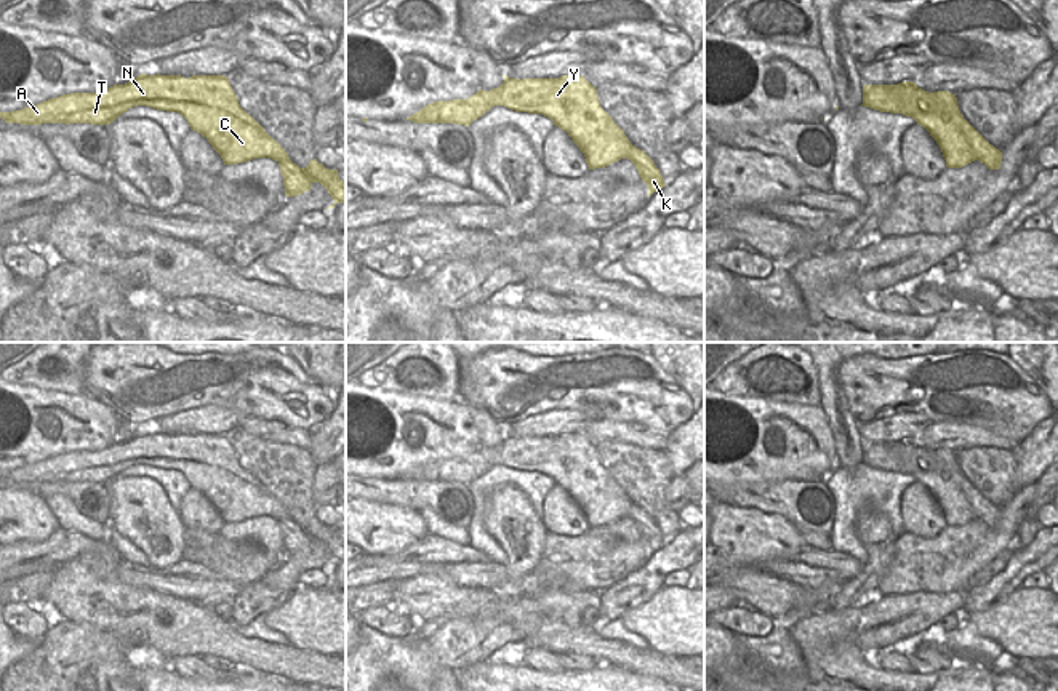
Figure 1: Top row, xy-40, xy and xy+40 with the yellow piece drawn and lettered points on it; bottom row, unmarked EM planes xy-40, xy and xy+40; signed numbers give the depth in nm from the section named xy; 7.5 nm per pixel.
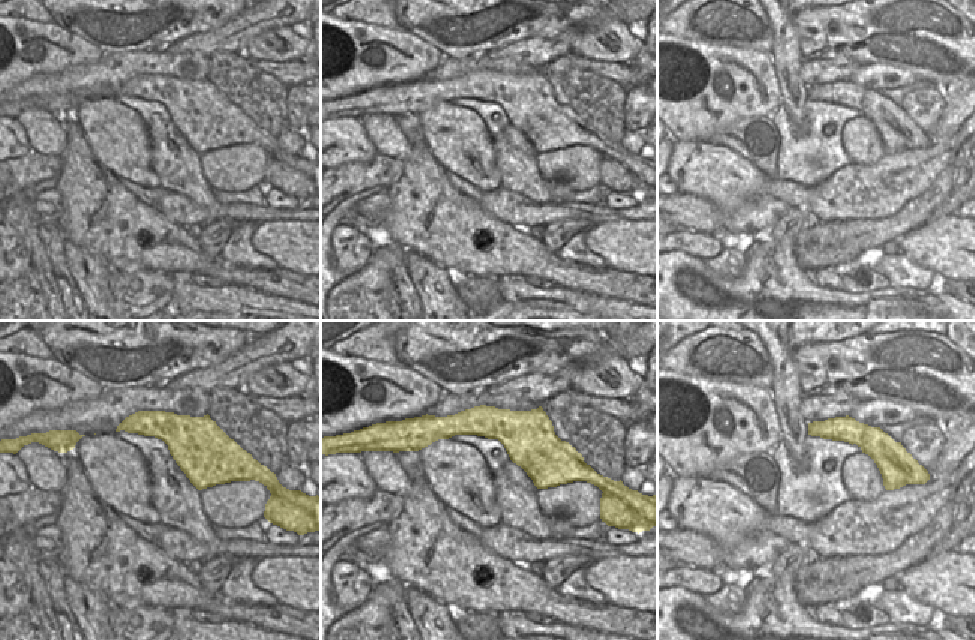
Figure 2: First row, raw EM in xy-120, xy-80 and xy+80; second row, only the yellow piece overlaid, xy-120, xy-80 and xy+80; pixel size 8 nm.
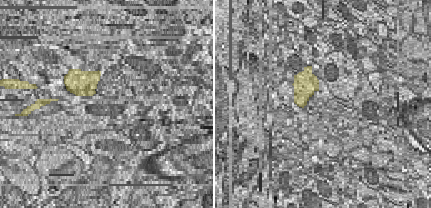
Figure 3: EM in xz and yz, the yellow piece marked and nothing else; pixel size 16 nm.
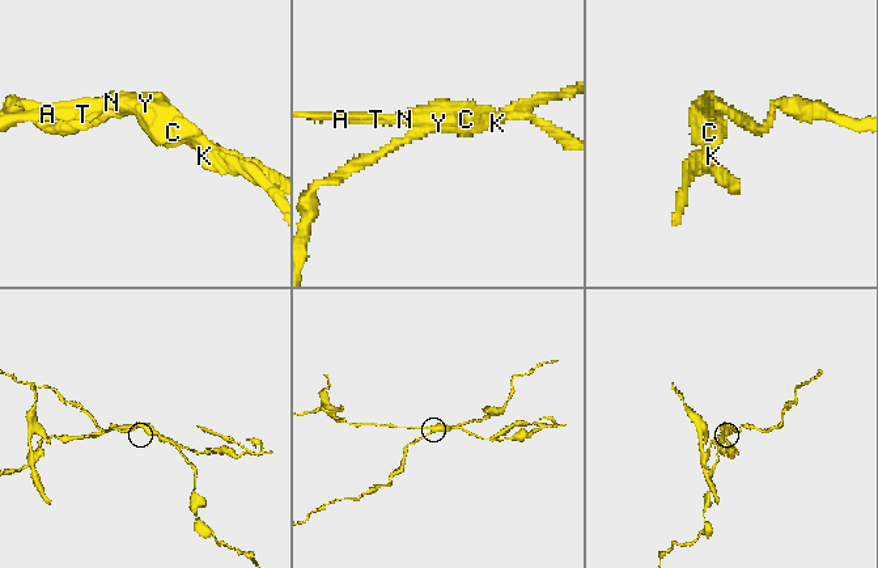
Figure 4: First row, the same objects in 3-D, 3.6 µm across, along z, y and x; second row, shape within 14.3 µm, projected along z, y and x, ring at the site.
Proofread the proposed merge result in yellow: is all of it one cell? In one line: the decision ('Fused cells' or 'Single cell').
Fused cells.

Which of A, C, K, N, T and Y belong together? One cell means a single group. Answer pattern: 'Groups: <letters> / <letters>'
Groups: A C N T Y / K.

